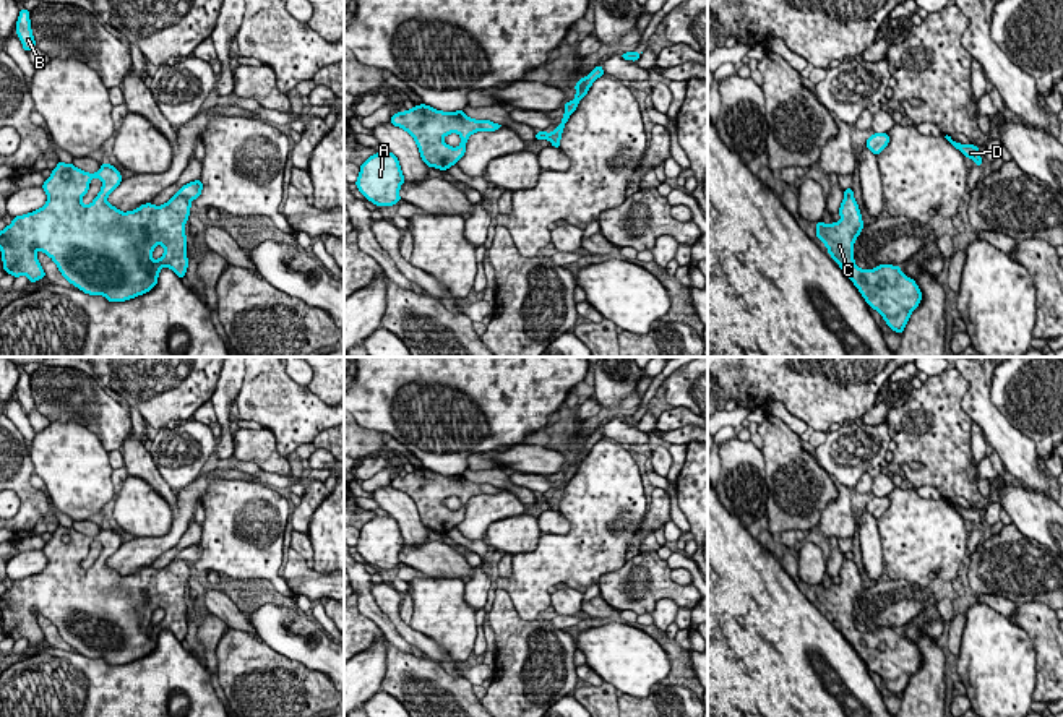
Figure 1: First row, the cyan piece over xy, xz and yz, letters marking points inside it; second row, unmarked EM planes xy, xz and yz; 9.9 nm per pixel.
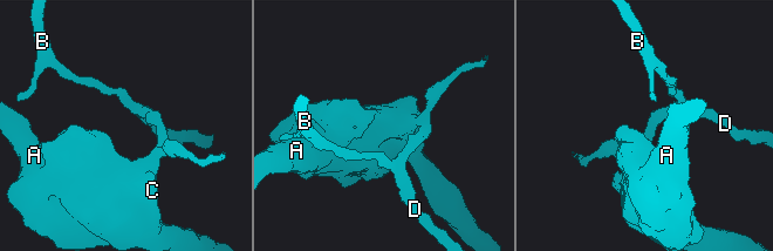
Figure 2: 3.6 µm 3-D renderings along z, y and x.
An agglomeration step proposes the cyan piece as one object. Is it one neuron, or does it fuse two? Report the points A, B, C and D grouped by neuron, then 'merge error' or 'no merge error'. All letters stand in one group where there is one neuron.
groups A C / B D; merge error

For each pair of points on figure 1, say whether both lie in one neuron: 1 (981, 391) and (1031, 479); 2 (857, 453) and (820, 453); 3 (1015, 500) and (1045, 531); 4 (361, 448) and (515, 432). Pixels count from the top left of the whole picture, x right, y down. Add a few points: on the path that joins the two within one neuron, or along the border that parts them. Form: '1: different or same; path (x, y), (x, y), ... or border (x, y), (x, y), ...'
1: same; path (984, 412), (1019, 458)
2: same; path (847, 453), (830, 453)
3: same; path (1023, 508), (1037, 523)
4: different; border (362, 425), (383, 432)

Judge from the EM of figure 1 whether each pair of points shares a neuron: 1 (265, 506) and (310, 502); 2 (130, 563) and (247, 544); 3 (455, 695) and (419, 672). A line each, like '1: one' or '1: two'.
1: two
2: two
3: one

